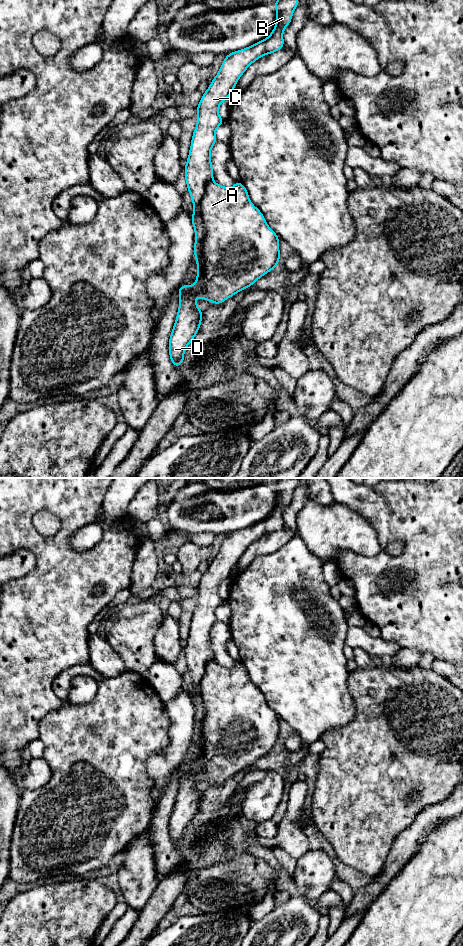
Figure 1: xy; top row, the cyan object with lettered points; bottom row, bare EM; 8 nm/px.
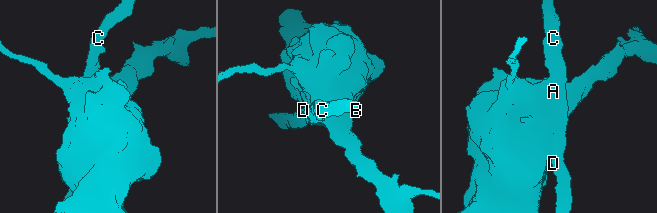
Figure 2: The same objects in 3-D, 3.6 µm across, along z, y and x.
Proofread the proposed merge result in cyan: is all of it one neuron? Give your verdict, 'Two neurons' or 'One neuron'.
One neuron

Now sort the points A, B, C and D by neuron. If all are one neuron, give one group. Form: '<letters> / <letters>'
A B C D

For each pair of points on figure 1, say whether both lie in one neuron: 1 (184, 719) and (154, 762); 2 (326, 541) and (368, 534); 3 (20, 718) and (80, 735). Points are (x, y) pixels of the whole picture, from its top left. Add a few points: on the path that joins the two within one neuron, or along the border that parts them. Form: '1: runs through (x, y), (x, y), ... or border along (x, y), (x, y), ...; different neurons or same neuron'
1: runs through (181, 733), (178, 747), (168, 760); same neuron
2: runs through (336, 534), (358, 534); same neuron
3: border along (57, 709), (51, 709), (40, 720), (38, 737); different neurons

